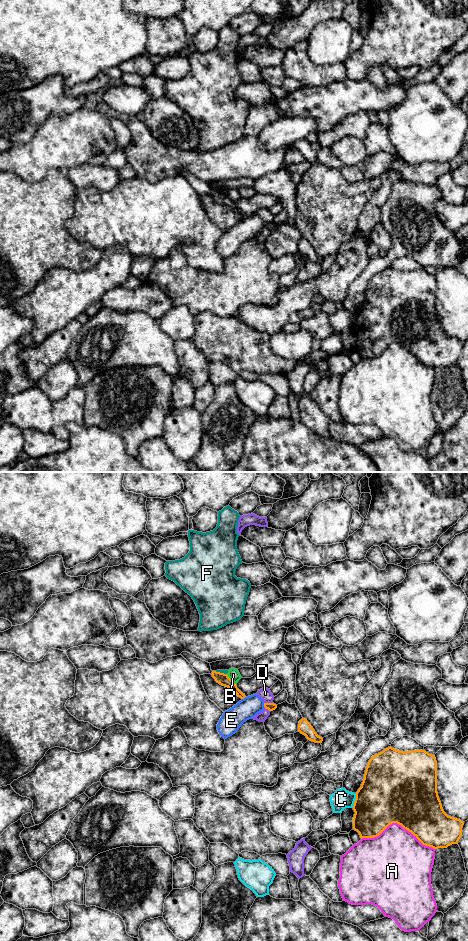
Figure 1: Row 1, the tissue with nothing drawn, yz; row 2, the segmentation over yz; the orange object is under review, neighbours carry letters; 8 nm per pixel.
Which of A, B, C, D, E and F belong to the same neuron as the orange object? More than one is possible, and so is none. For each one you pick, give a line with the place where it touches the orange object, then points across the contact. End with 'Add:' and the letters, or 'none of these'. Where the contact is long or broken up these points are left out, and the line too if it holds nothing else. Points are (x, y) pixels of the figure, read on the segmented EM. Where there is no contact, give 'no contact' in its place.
Add: none of these

